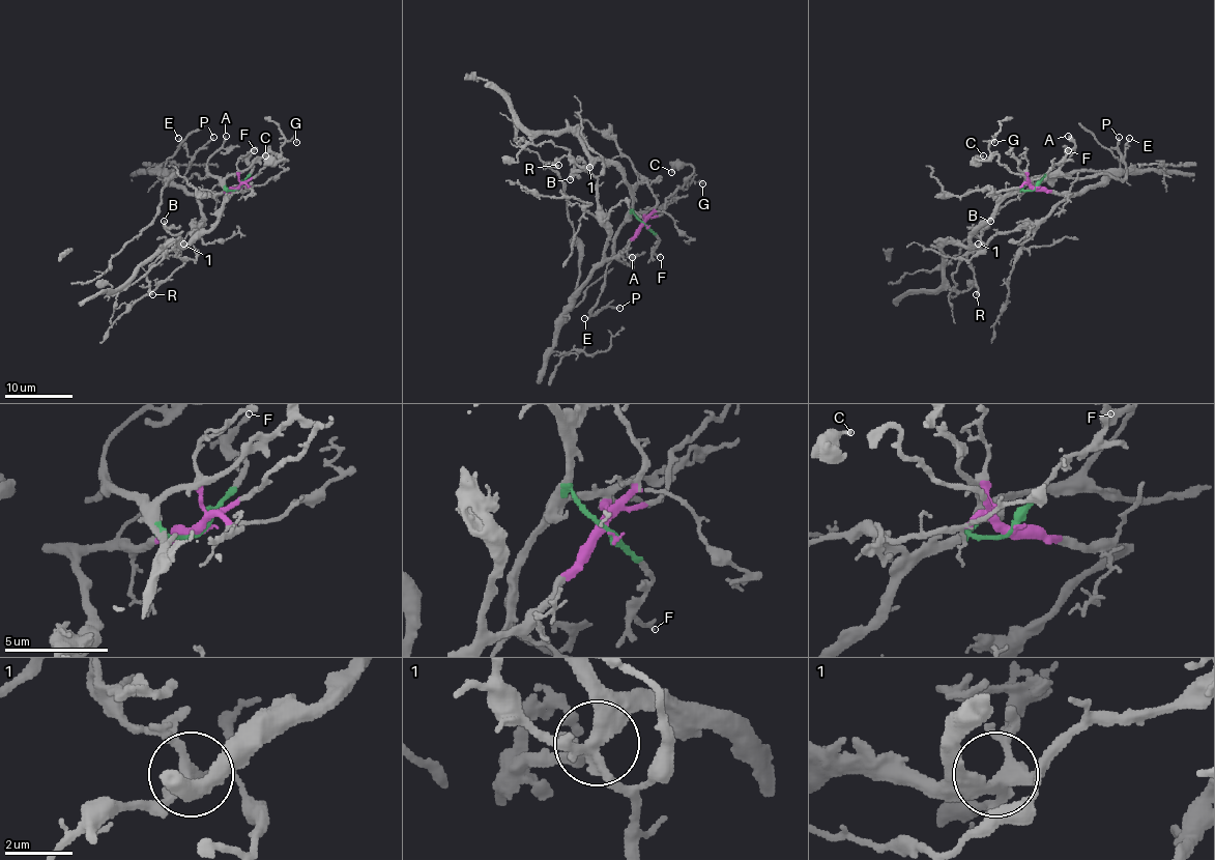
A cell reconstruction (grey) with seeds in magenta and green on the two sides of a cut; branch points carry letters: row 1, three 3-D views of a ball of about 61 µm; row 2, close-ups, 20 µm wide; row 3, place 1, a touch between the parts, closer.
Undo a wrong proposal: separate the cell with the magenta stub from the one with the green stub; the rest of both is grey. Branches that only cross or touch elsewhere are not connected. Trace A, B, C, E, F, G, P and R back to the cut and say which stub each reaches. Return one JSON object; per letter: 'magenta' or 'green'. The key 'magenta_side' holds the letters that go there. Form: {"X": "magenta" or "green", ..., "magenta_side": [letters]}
{"A": "green", "B": "green", "C": "magenta", "E": "green", "F": "green", "G": "magenta", "P": "green", "R": "magenta", "magenta_side": ["C", "G", "R"]}

